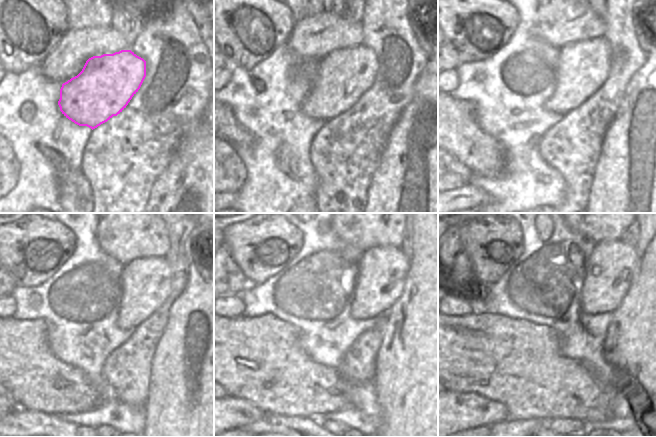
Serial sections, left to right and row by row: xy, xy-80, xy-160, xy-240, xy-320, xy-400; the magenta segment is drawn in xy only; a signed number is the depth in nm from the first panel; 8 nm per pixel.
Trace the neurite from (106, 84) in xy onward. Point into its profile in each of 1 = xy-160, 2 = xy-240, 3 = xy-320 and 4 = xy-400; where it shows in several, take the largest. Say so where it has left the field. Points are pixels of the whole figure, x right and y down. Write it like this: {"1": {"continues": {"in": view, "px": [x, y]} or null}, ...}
{"1": {"continues": {"in": "xy-160", "px": [583, 66]}}, "2": {"continues": {"in": "xy-240", "px": [146, 282]}}, "3": {"continues": {"in": "xy-320", "px": [382, 273]}}, "4": {"continues": {"in": "xy-400", "px": [611, 267]}}}

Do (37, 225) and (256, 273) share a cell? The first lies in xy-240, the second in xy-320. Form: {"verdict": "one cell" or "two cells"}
{"verdict": "one cell"}

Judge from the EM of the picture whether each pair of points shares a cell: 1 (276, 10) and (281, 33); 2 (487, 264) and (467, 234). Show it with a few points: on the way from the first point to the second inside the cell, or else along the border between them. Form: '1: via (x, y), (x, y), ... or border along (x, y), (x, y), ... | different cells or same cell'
1: via (276, 16), (277, 27) | same cell
2: via (481, 257), (481, 249), (474, 241) | same cell

